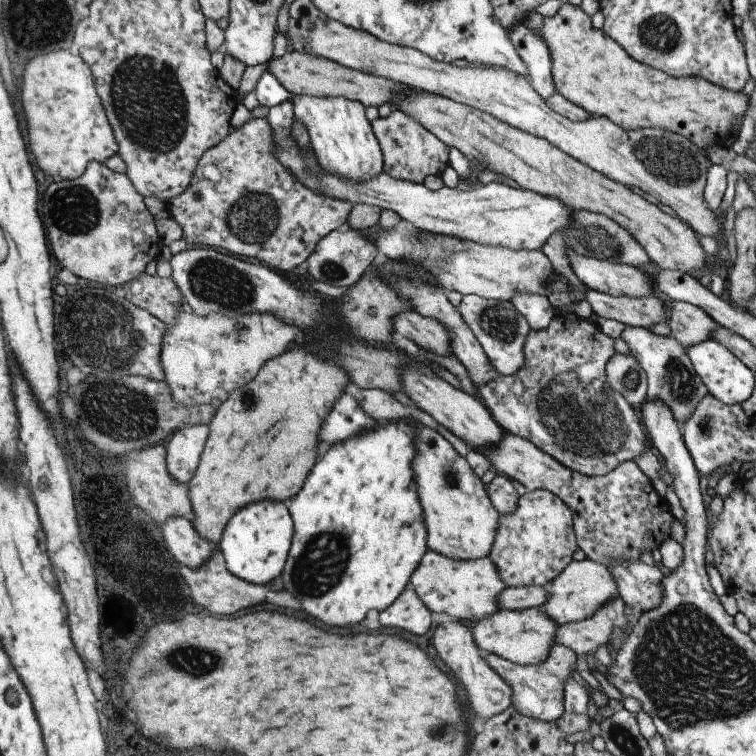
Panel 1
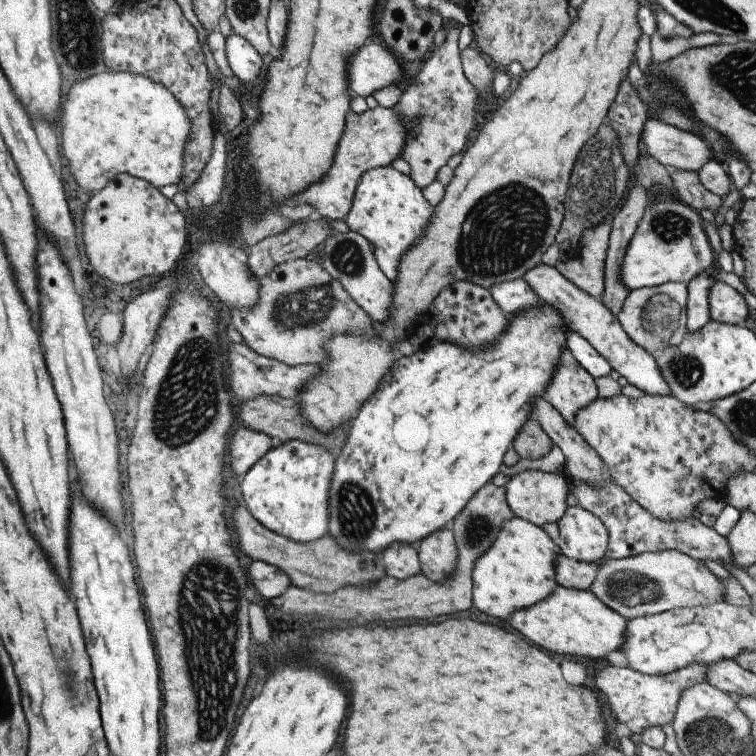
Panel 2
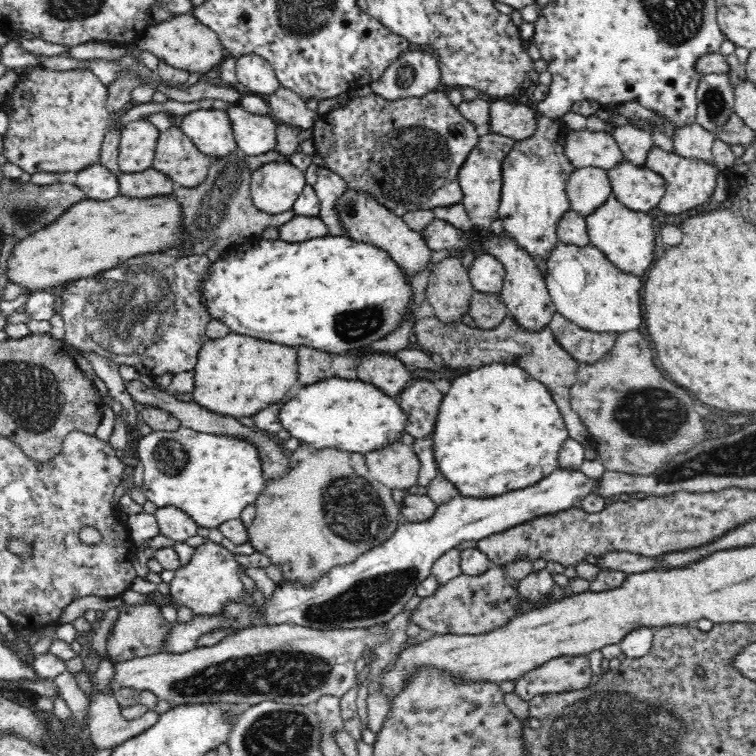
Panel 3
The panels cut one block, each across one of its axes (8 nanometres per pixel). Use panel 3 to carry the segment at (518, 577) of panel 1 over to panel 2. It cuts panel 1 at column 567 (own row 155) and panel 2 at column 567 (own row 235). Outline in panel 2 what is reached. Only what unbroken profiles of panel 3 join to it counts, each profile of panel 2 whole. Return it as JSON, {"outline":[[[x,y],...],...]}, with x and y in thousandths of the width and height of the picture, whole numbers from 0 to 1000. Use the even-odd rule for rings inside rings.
{"outline":[[[753,669],[741,685],[734,718],[751,738],[788,745],[800,738],[806,709],[798,690],[769,669]]]}

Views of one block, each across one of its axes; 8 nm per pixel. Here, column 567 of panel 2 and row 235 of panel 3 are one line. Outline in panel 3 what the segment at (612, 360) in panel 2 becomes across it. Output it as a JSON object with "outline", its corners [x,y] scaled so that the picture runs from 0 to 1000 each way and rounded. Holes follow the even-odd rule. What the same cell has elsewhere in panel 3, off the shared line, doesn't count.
{"outline":[[[389,284],[369,299],[369,316],[376,320],[402,320],[434,310],[431,295],[422,286]]]}

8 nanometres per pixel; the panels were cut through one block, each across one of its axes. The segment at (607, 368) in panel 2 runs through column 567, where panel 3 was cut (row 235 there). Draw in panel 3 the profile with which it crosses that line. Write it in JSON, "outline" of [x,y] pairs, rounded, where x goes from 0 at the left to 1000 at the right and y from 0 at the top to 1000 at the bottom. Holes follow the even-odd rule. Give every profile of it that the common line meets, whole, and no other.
{"outline":[[[411,216],[403,225],[403,239],[418,253],[425,275],[422,287],[431,295],[434,310],[458,312],[459,307],[451,299],[451,291],[443,279],[443,267],[459,250],[455,237],[434,221]]]}

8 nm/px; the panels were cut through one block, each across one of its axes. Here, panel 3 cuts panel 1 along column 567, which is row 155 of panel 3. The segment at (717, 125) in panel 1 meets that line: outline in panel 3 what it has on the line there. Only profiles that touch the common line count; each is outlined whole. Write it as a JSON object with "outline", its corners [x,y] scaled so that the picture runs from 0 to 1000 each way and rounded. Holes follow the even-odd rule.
{"outline":[[[57,87],[42,89],[34,91],[29,101],[24,102],[20,115],[13,120],[7,132],[4,142],[5,148],[11,152],[11,169],[3,179],[4,185],[4,205],[11,213],[22,217],[29,225],[45,230],[56,226],[66,226],[69,229],[103,228],[112,224],[120,217],[131,214],[132,197],[139,177],[144,171],[148,160],[143,146],[143,116],[119,91],[94,91],[87,94],[67,93]]]}

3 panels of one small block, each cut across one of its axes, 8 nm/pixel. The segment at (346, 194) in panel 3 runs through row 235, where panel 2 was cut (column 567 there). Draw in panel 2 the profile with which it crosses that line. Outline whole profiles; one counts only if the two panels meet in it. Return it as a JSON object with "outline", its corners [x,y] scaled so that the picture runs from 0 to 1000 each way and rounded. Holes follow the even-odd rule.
{"outline":[[[753,460],[743,463],[733,500],[728,500],[728,511],[722,511],[718,525],[755,562],[769,540],[792,526],[787,500],[762,479]]]}

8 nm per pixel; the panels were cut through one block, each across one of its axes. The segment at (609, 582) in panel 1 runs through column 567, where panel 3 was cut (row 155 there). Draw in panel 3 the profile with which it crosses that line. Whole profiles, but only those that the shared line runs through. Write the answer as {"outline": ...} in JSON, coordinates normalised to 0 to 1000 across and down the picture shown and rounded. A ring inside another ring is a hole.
{"outline":[[[757,173],[749,185],[746,201],[762,224],[787,220],[799,225],[812,222],[827,212],[811,177],[799,173]]]}

